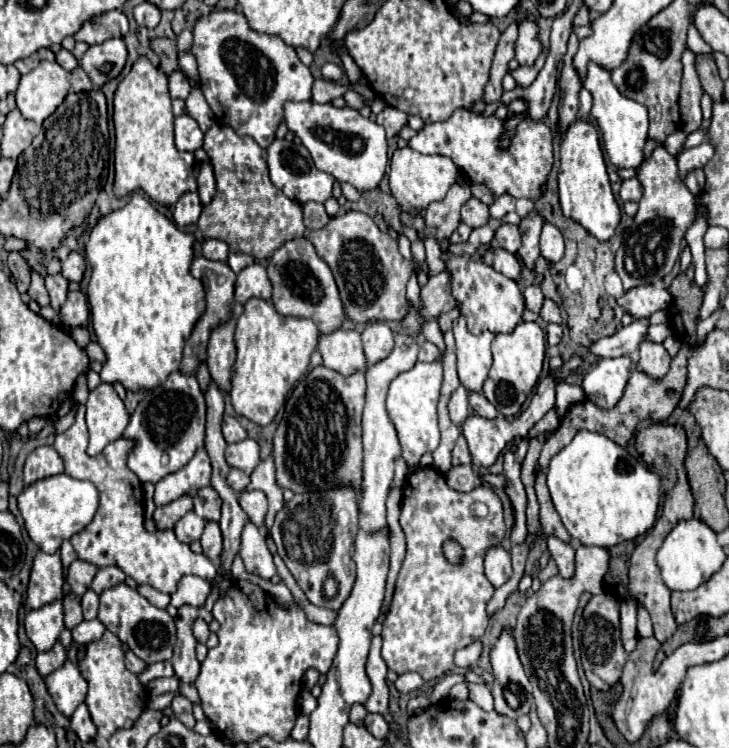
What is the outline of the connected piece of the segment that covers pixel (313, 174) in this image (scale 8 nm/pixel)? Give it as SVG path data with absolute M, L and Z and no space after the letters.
M274 140L268 146L268 168L270 168L270 178L274 182L276 188L280 188L290 200L296 200L298 204L306 204L310 200L314 202L326 202L328 198L332 198L332 184L336 182L332 174L326 174L322 170L318 170L310 158L310 152L298 144L298 142L290 142L290 140Z

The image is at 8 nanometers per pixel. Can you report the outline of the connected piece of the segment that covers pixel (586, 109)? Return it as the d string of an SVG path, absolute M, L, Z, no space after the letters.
M582 87L579 92L579 116L582 120L588 118L591 108L592 96L584 87Z

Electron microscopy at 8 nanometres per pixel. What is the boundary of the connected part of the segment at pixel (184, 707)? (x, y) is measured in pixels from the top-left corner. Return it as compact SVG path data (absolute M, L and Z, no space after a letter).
M176 694L170 708L174 710L174 716L176 716L186 728L190 728L190 730L194 728L196 720L194 720L194 716L192 716L192 702L190 702L188 698L184 698L182 694Z

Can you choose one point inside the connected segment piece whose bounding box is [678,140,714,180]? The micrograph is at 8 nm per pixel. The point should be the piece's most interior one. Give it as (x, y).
(689, 160)

